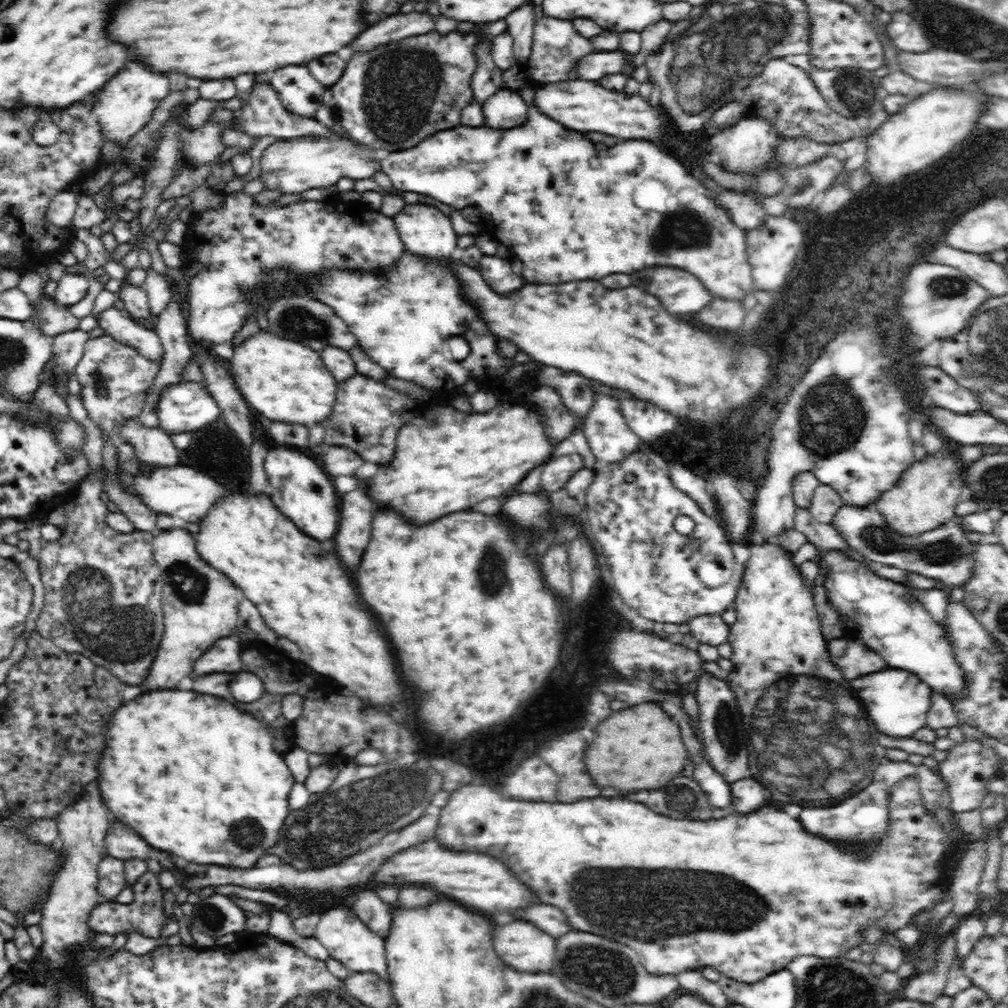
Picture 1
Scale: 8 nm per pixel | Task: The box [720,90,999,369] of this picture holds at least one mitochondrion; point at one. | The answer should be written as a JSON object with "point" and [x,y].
{"point":[947,286]}

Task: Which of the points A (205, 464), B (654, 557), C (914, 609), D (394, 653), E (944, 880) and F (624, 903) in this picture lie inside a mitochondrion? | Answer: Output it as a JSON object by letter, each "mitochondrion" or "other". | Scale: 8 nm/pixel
{"A":"other","B":"mitochondrion","C":"other","D":"other","E":"other","F":"mitochondrion"}

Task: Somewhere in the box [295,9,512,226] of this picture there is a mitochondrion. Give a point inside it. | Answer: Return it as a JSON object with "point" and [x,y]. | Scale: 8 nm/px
{"point":[402,86]}

